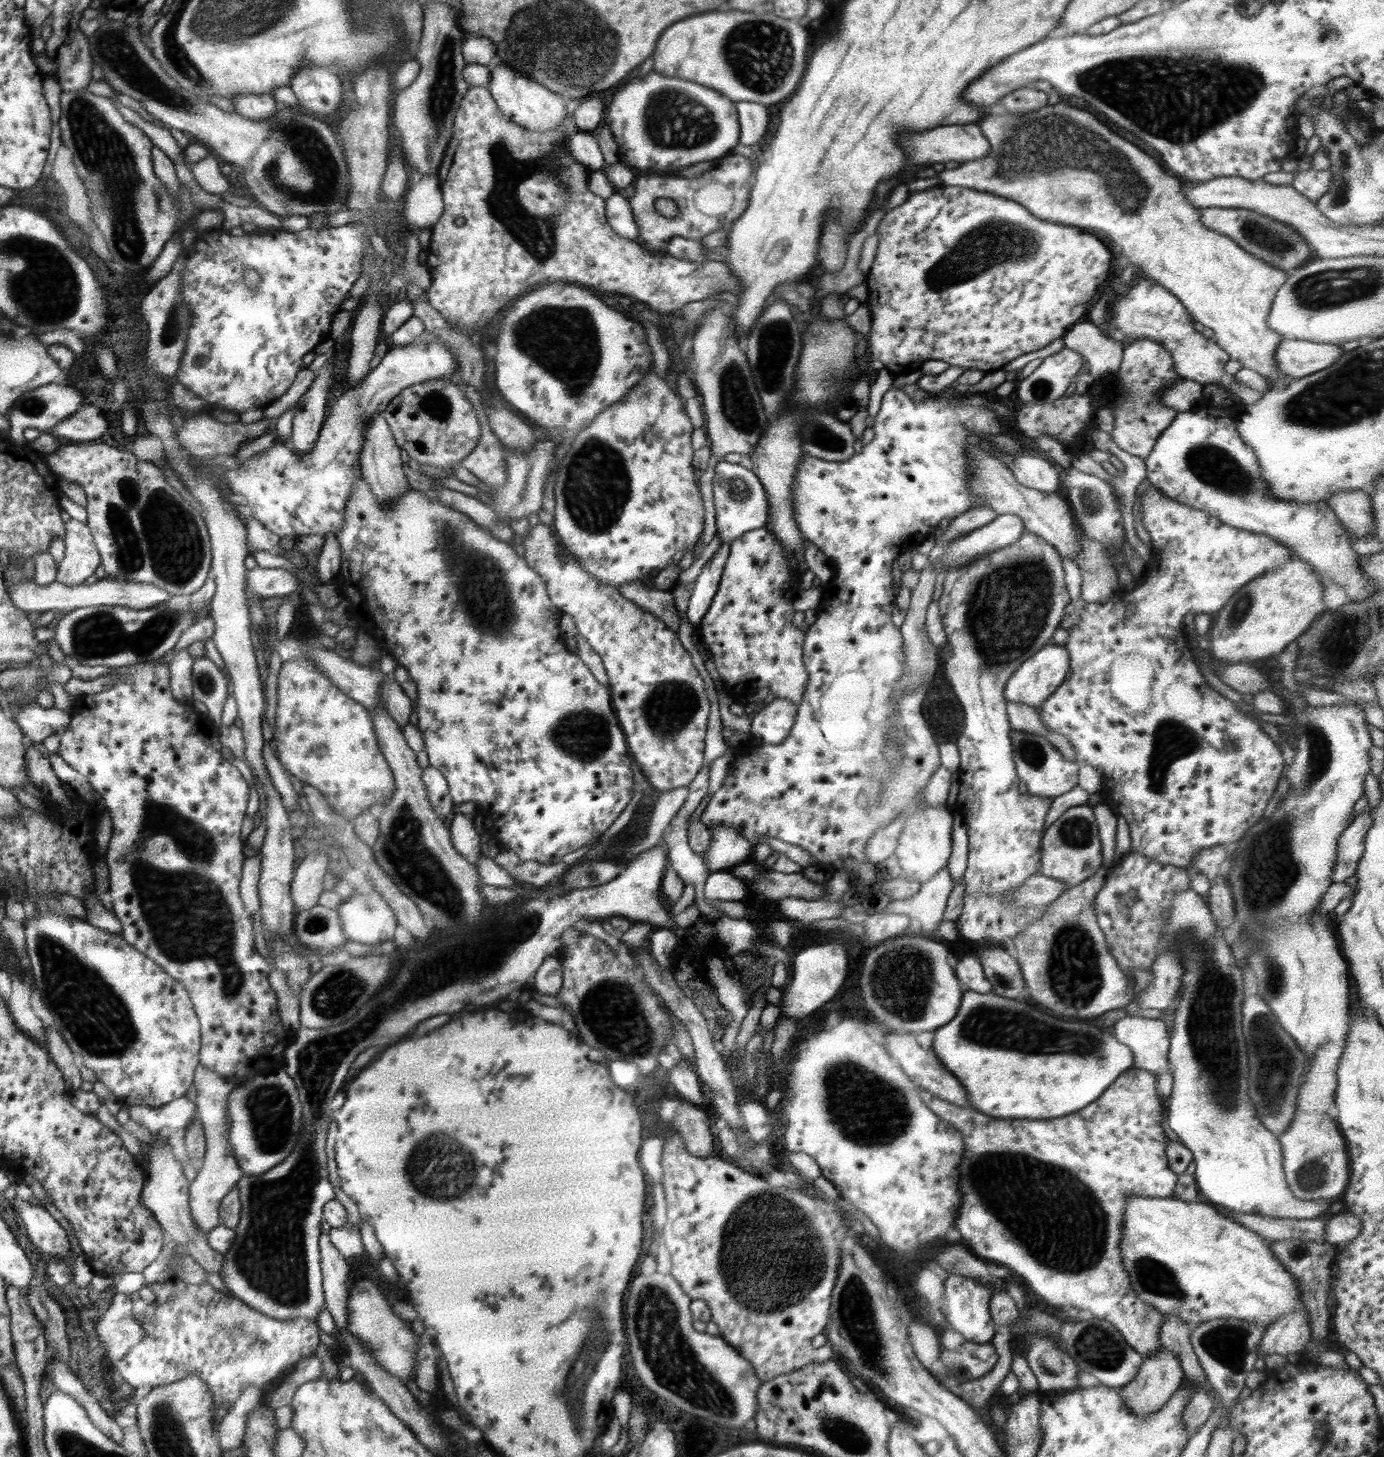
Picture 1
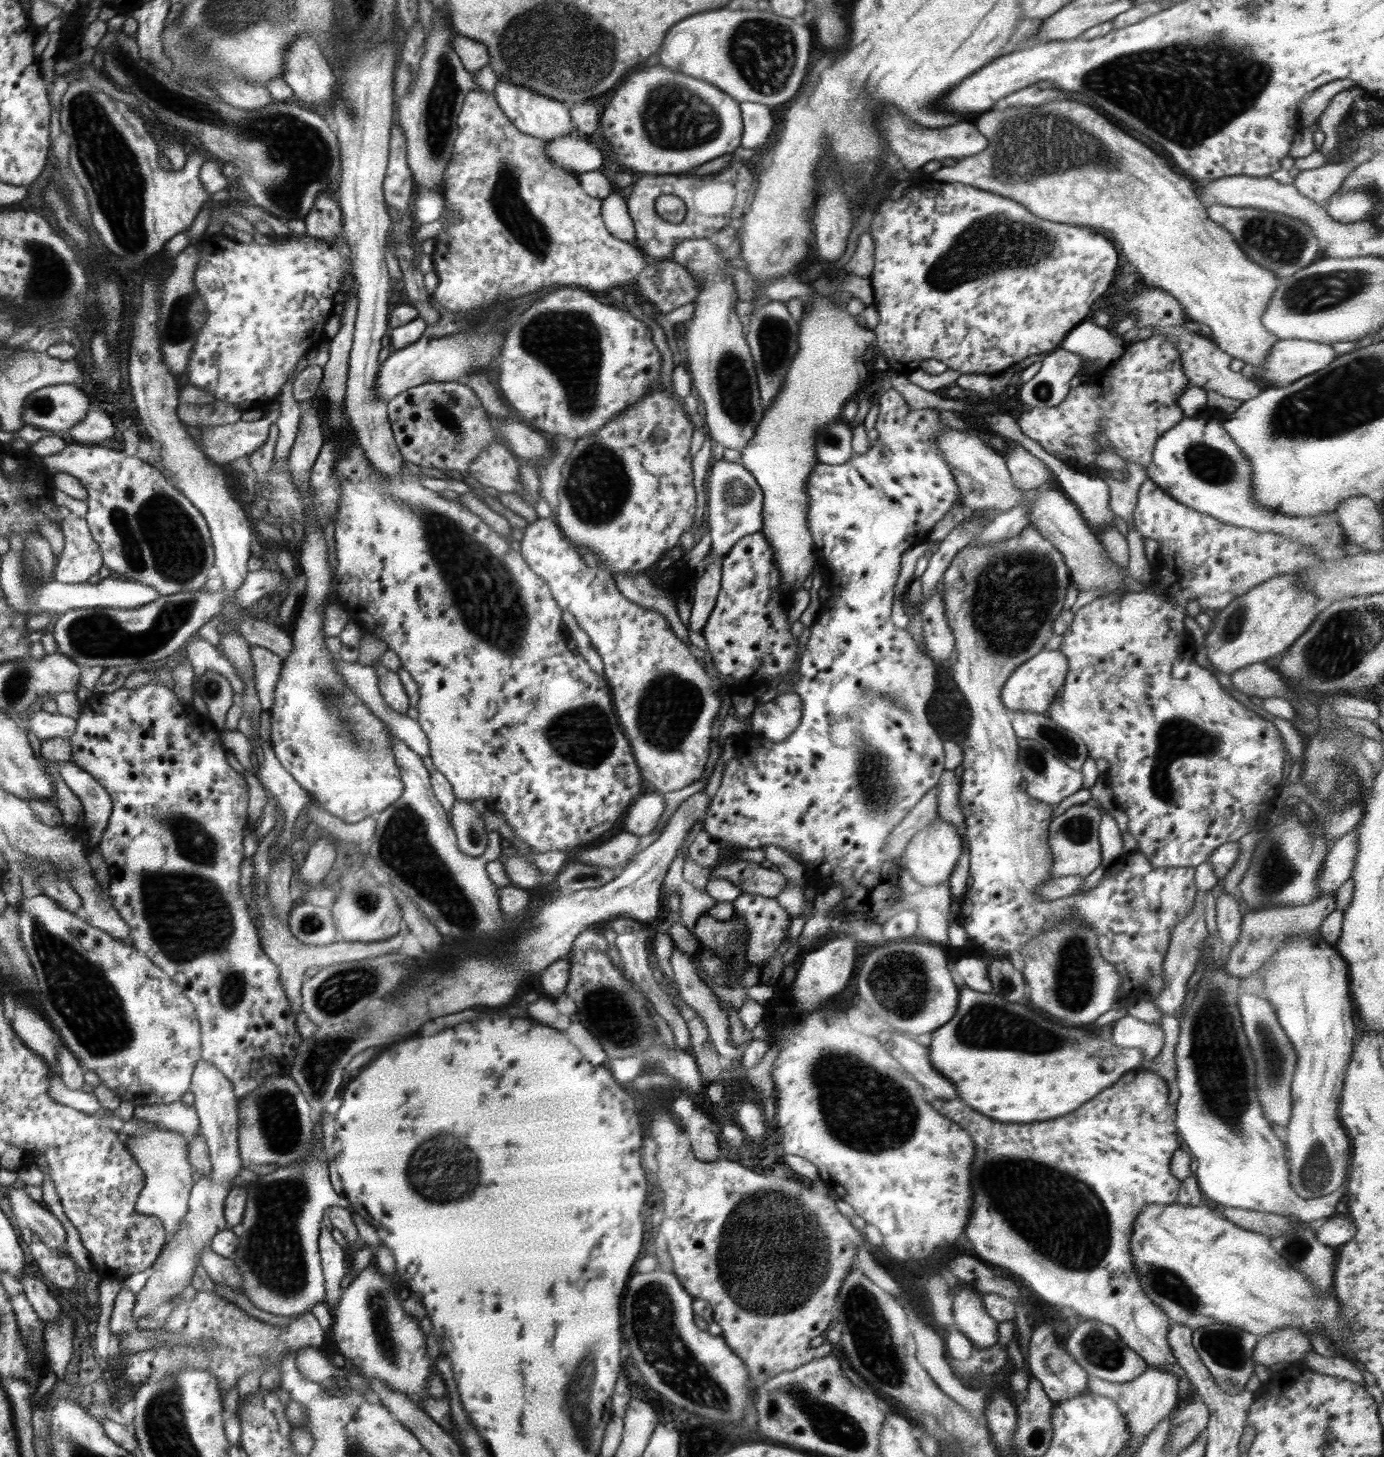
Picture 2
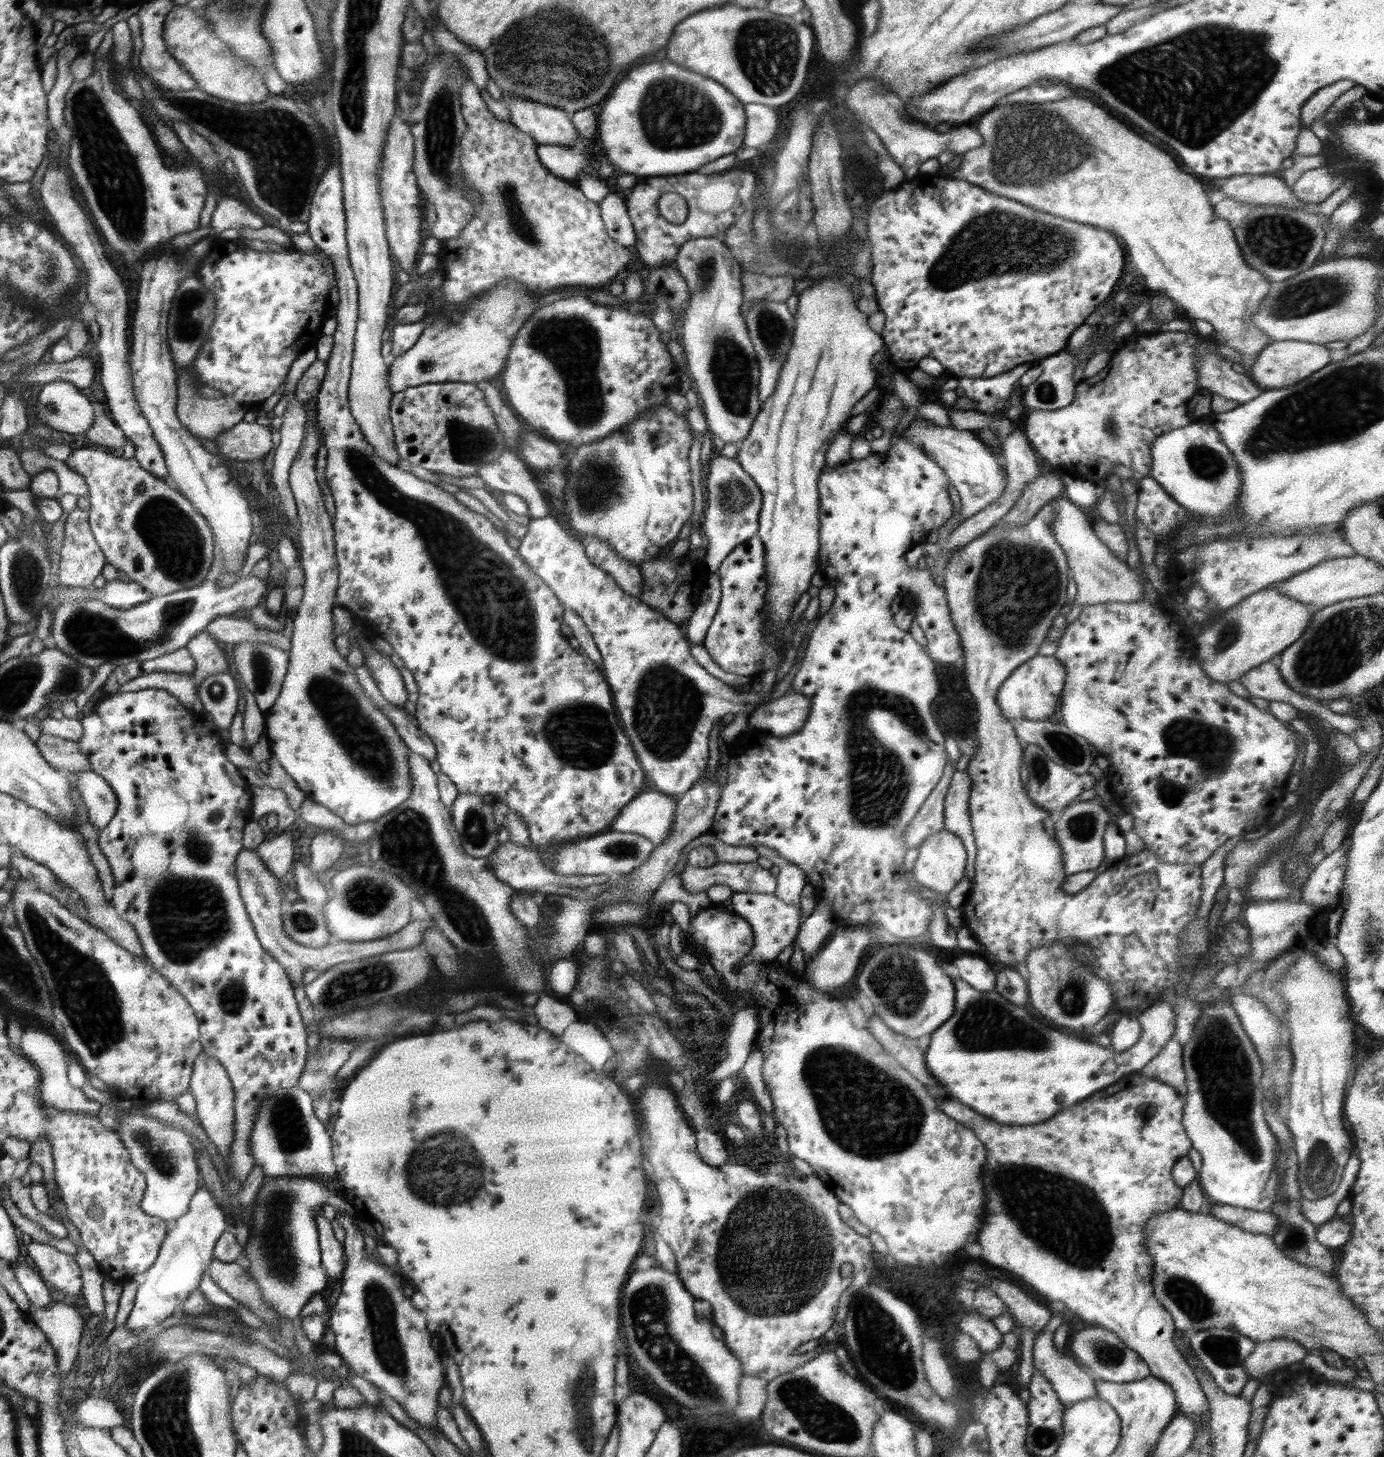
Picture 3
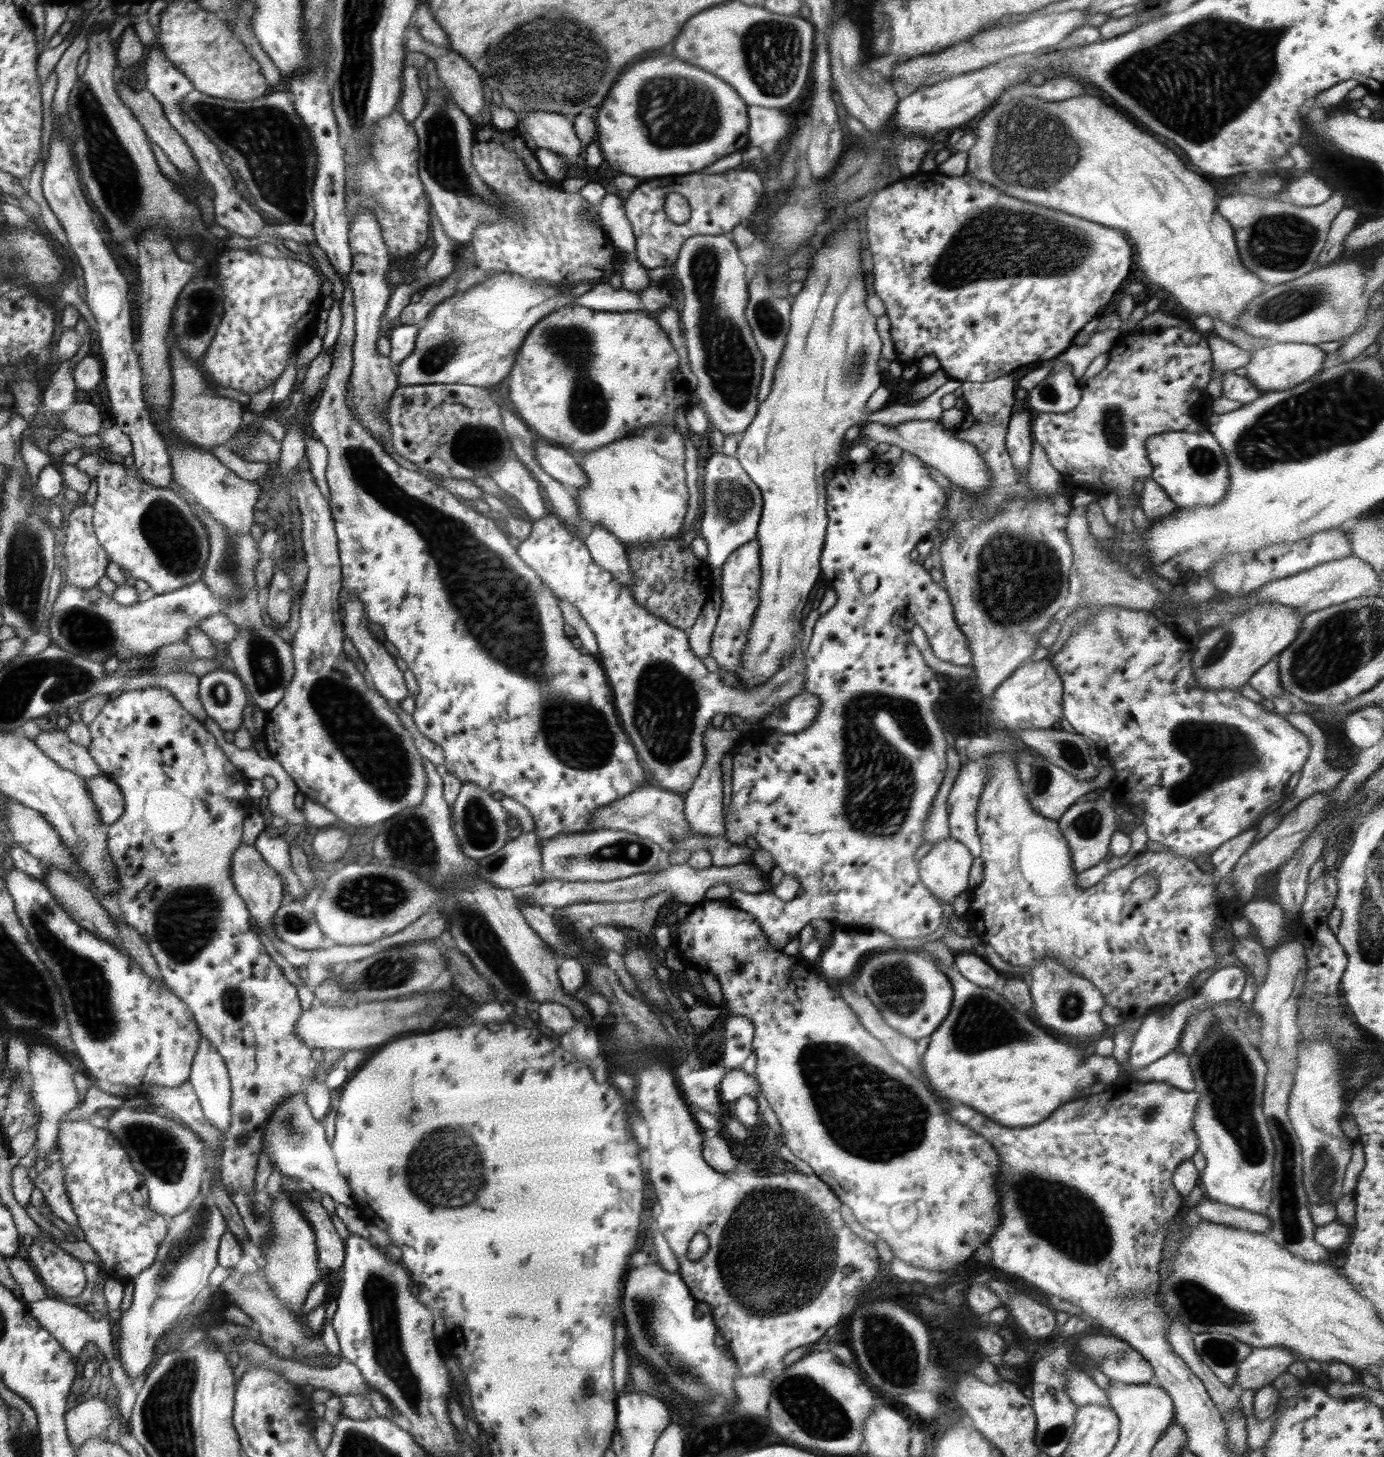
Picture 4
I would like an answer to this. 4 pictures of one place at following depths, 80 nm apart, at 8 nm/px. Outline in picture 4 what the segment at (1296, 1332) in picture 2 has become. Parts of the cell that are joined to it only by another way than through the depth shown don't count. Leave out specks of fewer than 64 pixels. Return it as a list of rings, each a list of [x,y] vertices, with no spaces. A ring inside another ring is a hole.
[[[1253,1348],[1238,1365],[1235,1384],[1230,1387],[1256,1391],[1271,1385],[1295,1361],[1287,1348]]]

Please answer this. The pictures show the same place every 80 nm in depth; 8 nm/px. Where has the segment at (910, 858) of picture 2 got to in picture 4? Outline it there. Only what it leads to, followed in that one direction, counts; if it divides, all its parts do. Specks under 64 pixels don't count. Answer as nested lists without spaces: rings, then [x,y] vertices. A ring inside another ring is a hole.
[[[950,836],[933,843],[931,851],[919,860],[920,880],[934,897],[952,903],[969,887],[974,858],[966,846]]]

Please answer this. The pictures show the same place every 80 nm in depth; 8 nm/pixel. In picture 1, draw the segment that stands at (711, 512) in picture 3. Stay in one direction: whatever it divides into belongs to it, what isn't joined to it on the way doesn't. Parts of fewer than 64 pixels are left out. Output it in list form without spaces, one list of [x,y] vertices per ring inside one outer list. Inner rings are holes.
[[[720,460],[714,468],[713,496],[716,510],[716,530],[722,542],[732,542],[749,530],[762,528],[767,524],[769,504],[763,484],[753,471]]]

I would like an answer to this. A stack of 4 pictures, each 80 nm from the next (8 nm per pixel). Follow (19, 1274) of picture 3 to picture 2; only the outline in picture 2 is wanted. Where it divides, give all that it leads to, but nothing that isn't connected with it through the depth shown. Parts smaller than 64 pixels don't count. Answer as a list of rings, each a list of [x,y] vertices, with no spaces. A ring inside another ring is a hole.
[[[25,1271],[19,1276],[19,1281],[38,1318],[44,1324],[55,1323],[62,1314],[62,1310],[56,1298],[48,1290],[48,1283],[38,1277],[30,1276]]]

